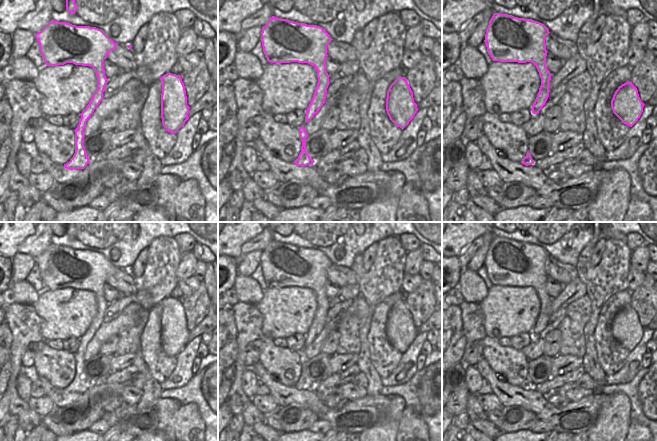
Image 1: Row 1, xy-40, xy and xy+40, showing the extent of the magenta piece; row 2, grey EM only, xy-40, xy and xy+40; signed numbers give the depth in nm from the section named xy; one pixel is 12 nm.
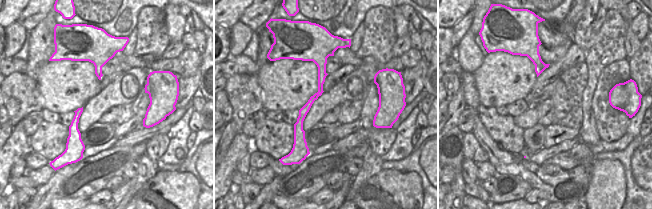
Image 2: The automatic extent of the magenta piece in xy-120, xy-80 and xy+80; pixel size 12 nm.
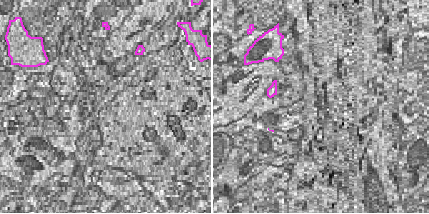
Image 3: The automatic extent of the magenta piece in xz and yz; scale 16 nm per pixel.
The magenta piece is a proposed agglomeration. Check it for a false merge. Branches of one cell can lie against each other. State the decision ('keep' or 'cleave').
keep

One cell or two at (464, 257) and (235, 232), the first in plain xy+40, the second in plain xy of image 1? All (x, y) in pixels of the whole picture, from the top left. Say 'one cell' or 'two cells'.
two cells

